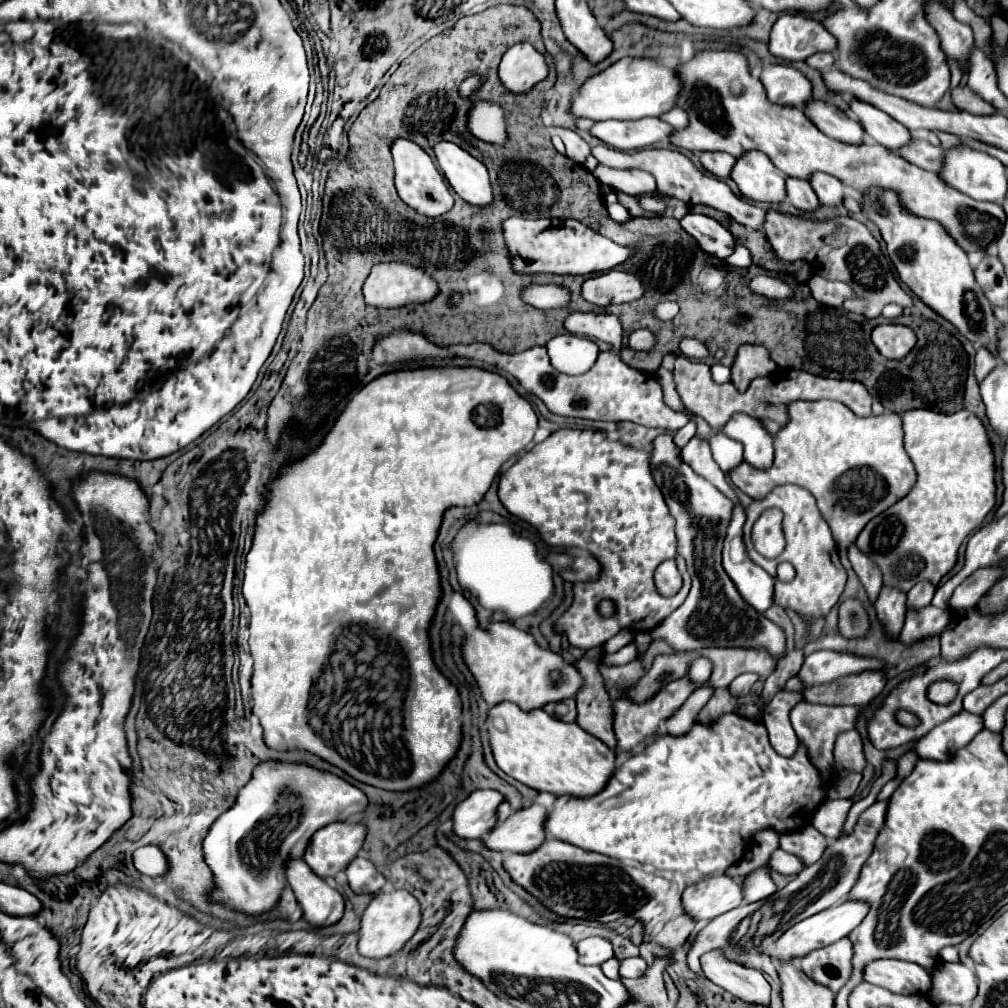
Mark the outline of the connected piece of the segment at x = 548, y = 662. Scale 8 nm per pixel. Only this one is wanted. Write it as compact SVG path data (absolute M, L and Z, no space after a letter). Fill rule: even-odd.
M509 621L491 623L489 629L477 627L473 633L463 637L461 653L487 705L497 705L499 701L511 701L517 703L521 709L531 711L543 707L549 701L561 701L573 697L575 691L581 687L581 675L577 675L577 669L571 663L565 663L559 653L541 649L535 643L533 635L517 629ZM553 671L561 675L559 681L551 679Z

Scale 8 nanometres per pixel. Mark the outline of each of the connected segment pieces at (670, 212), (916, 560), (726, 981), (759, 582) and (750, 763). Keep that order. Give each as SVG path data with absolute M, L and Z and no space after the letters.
M669 199L669 201L667 201L667 209L663 211L663 215L675 217L675 219L683 219L687 211L689 211L689 207L687 207L683 201L679 201L679 199Z
M911 409L903 413L903 431L905 451L913 459L919 479L907 497L873 517L855 543L879 565L883 583L909 591L923 579L937 585L955 567L961 543L995 507L997 487L993 447L981 419L971 411L945 415Z
M721 951L705 953L701 957L703 973L709 981L723 987L731 995L739 997L745 1003L751 1005L763 1005L769 1007L771 1003L771 987L763 973L755 969L741 967L721 955Z
M735 505L723 545L723 569L735 583L741 597L753 609L763 613L773 605L773 577L749 559L743 543L743 523L745 511L741 505Z
M729 713L717 719L713 727L693 725L683 737L657 737L647 747L647 753L631 755L615 769L605 789L591 797L555 797L545 819L545 831L559 841L619 861L649 863L661 871L685 873L697 869L703 875L721 875L743 859L755 831L797 831L801 829L801 821L807 821L825 797L827 783L811 765L805 747L799 747L791 759L786 759L771 747L761 721Z

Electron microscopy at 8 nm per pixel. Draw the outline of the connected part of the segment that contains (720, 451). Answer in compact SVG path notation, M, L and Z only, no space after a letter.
M717 433L717 435L709 437L709 443L711 443L715 463L725 473L729 473L737 465L741 465L741 461L743 461L743 451L741 451L743 445L739 441L729 439L725 433Z

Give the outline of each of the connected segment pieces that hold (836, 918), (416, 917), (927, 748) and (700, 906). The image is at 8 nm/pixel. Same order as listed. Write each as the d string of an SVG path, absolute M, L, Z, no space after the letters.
M845 901L845 903L837 905L837 907L829 907L829 909L817 913L817 915L813 915L813 917L809 917L809 919L803 919L801 923L793 925L791 929L787 929L787 931L779 937L779 941L775 943L773 951L769 951L769 955L771 955L771 959L775 959L775 961L789 961L789 959L805 957L805 955L809 955L809 953L815 951L815 949L821 949L821 947L825 947L825 945L835 943L837 939L847 937L849 931L853 931L853 929L861 923L861 919L865 919L867 913L869 913L869 905L867 905L867 903Z
M377 891L369 905L365 907L365 911L361 913L361 927L359 927L359 953L371 959L381 959L387 955L397 953L413 935L413 931L417 931L421 923L421 911L419 911L419 903L417 899L413 899L411 893L407 891L391 891L391 893L383 893Z
M961 711L959 715L931 729L913 745L913 749L919 759L947 761L955 755L959 747L965 747L981 729L983 729L981 715Z
M729 875L707 877L699 883L685 887L681 895L681 905L685 913L695 921L711 921L739 907L741 901L741 887Z

